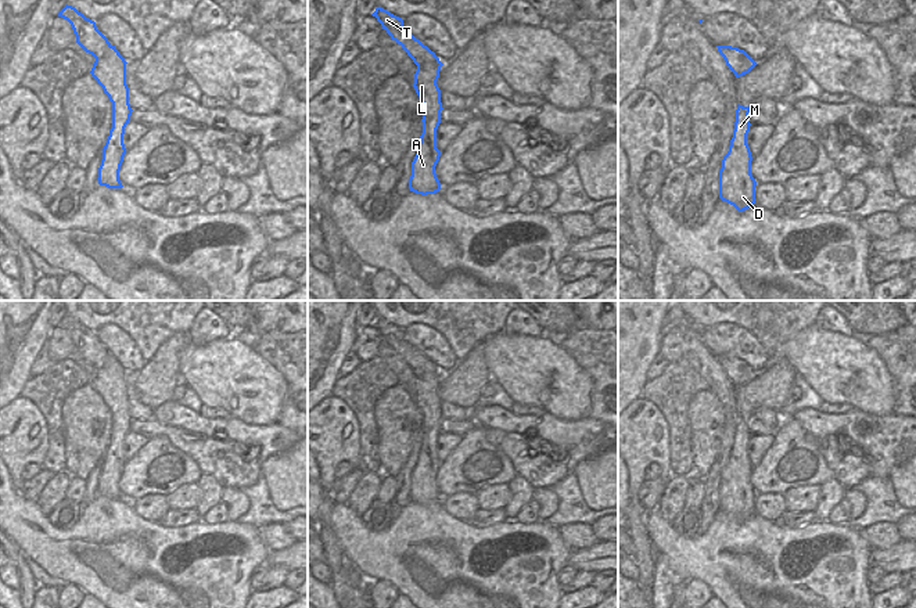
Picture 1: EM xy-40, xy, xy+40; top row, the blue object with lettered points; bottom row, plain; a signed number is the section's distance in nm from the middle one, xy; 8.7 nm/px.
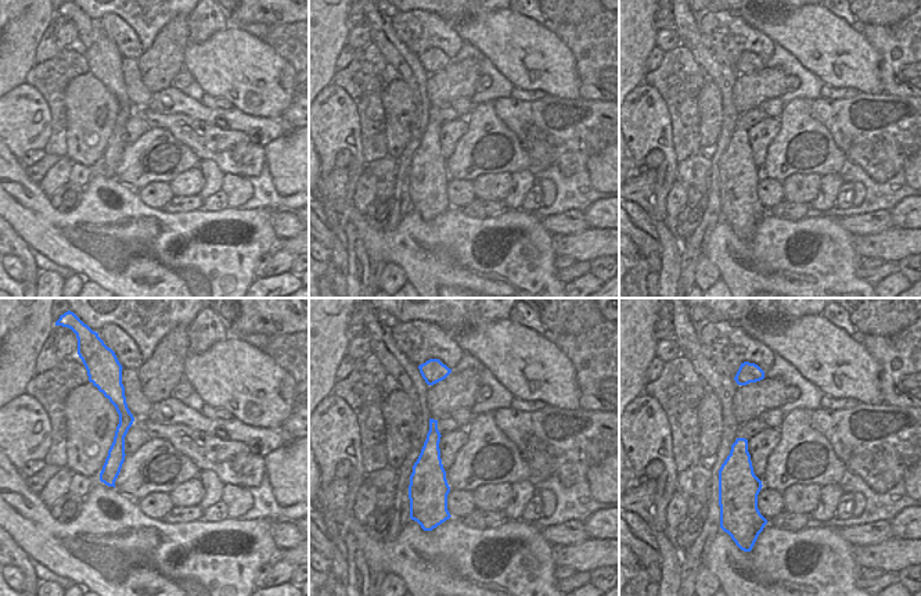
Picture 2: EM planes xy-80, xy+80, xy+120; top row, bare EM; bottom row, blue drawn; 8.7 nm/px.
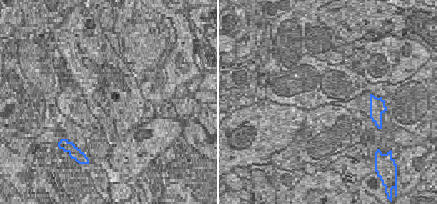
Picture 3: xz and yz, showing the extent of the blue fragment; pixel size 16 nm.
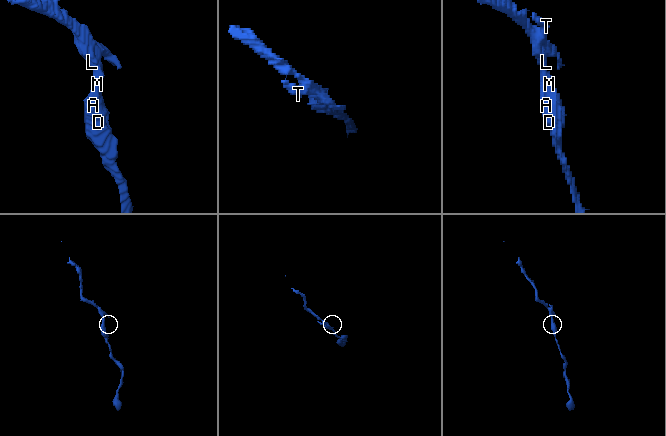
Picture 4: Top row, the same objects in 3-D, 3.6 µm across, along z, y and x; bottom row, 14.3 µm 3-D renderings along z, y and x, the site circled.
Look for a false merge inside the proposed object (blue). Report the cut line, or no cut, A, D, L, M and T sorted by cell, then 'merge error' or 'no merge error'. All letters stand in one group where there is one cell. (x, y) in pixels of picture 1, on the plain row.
cut xy (439, 376), (421, 374), (417, 377); groups A D L M / T; merge error

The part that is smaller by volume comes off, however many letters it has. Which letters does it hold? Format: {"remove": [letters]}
{"remove": ["T"]}

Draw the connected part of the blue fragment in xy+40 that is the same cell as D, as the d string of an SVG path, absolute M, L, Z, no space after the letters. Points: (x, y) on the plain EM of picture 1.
M739 414L729 461L719 481L719 508L733 515L739 522L755 514L757 492L751 485L751 461L747 454L750 442L748 422L751 417Z

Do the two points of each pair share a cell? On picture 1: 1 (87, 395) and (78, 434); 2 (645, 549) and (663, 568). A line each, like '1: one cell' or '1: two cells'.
1: one cell
2: two cells

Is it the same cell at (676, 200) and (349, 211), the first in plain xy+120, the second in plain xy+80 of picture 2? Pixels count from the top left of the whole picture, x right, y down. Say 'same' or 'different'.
different

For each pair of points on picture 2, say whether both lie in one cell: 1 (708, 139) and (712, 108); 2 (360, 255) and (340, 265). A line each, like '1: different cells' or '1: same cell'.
1: same cell
2: different cells

